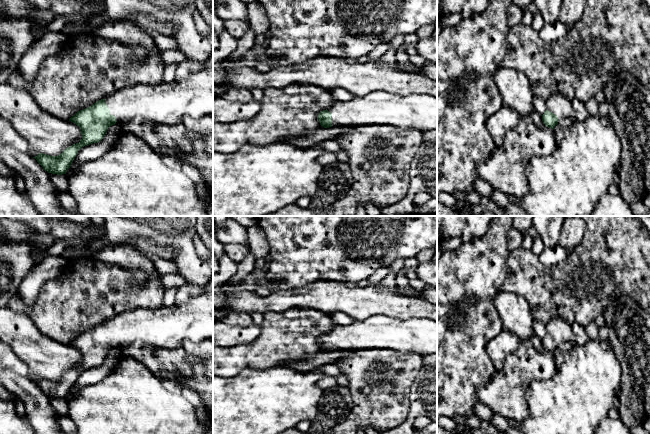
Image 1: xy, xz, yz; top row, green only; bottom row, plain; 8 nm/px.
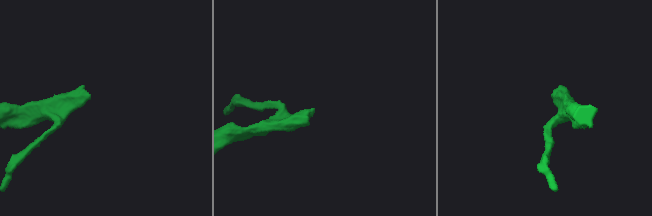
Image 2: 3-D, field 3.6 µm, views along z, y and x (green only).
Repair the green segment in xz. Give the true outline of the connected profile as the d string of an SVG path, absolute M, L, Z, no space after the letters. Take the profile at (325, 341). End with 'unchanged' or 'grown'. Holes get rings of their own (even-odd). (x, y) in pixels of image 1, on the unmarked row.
M376 315L350 325L336 325L318 339L324 352L384 348L417 354L437 352L437 322Z | grown

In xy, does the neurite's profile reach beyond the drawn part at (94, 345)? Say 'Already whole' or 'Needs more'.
Needs more

